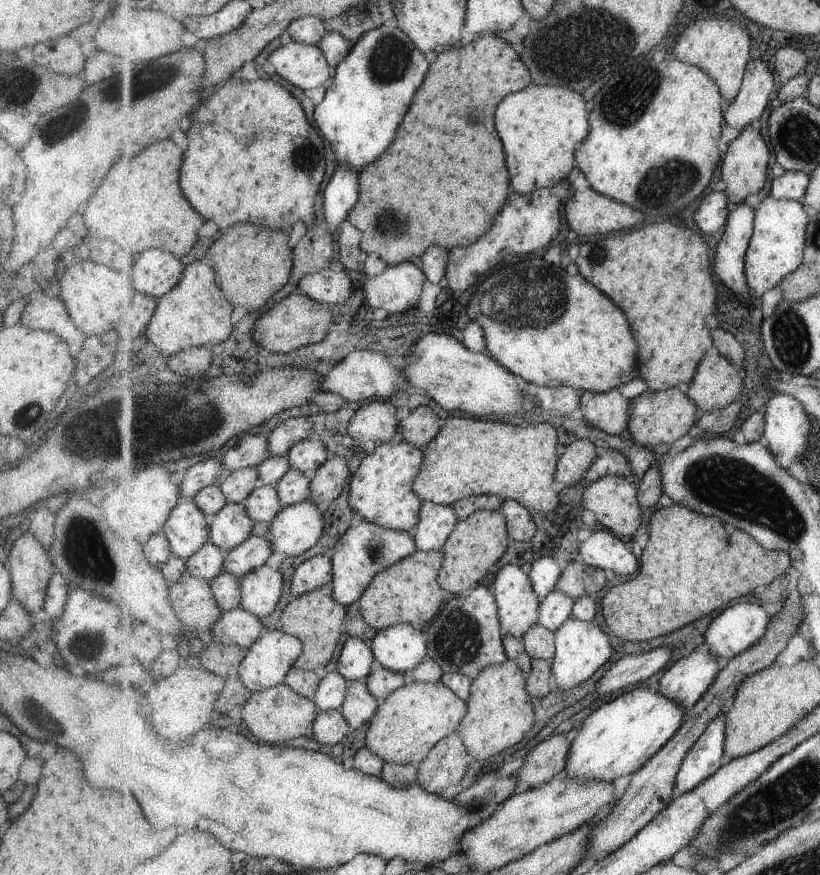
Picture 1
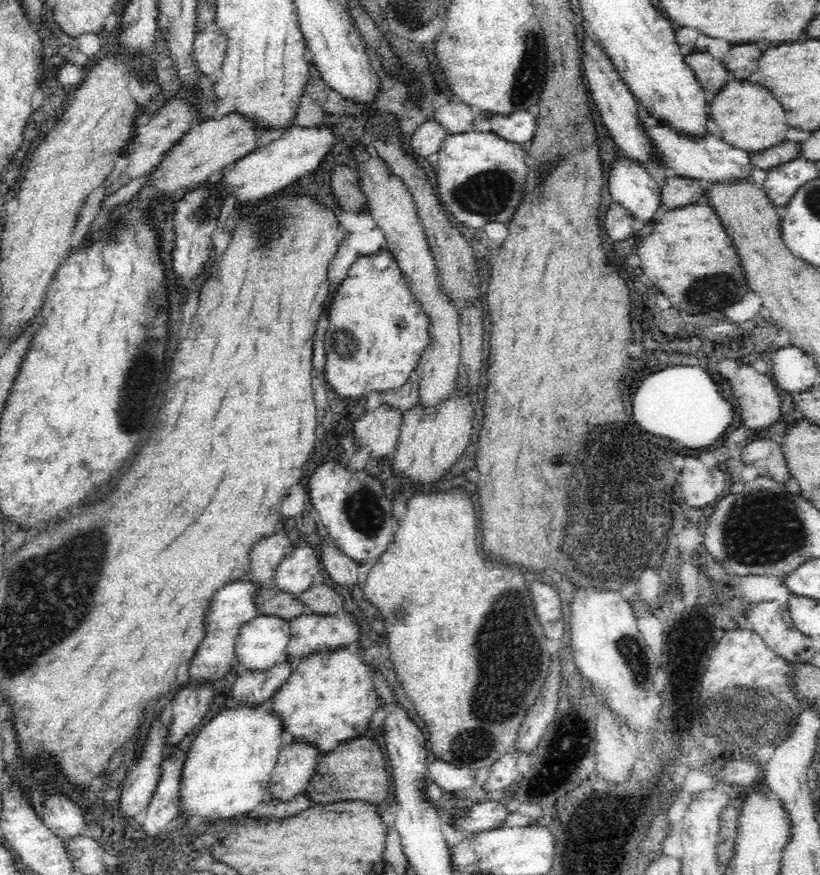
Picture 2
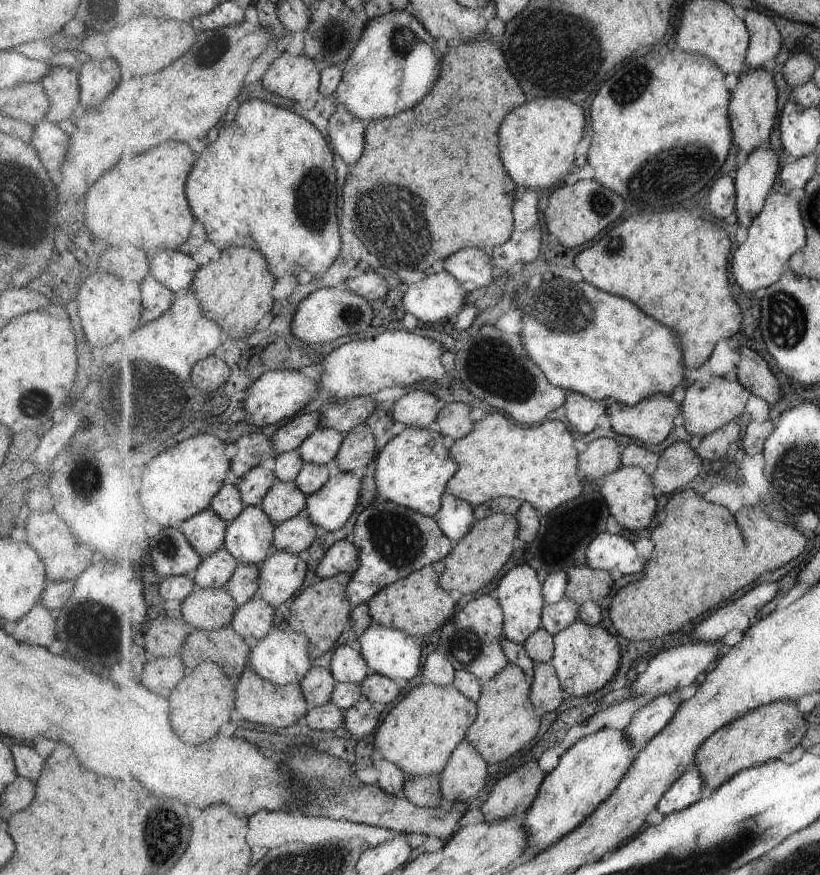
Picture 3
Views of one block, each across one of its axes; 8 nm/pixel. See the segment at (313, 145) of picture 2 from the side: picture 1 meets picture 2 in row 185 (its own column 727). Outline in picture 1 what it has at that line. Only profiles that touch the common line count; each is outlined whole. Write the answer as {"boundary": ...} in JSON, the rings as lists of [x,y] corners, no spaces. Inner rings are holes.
{"boundary":[[[745,202],[736,206],[735,210],[730,212],[724,236],[718,242],[713,252],[713,266],[715,266],[715,276],[731,290],[735,296],[739,296],[743,302],[749,302],[751,296],[751,287],[746,279],[746,254],[750,247],[752,236],[754,235],[754,222],[756,211],[747,206]]]}

